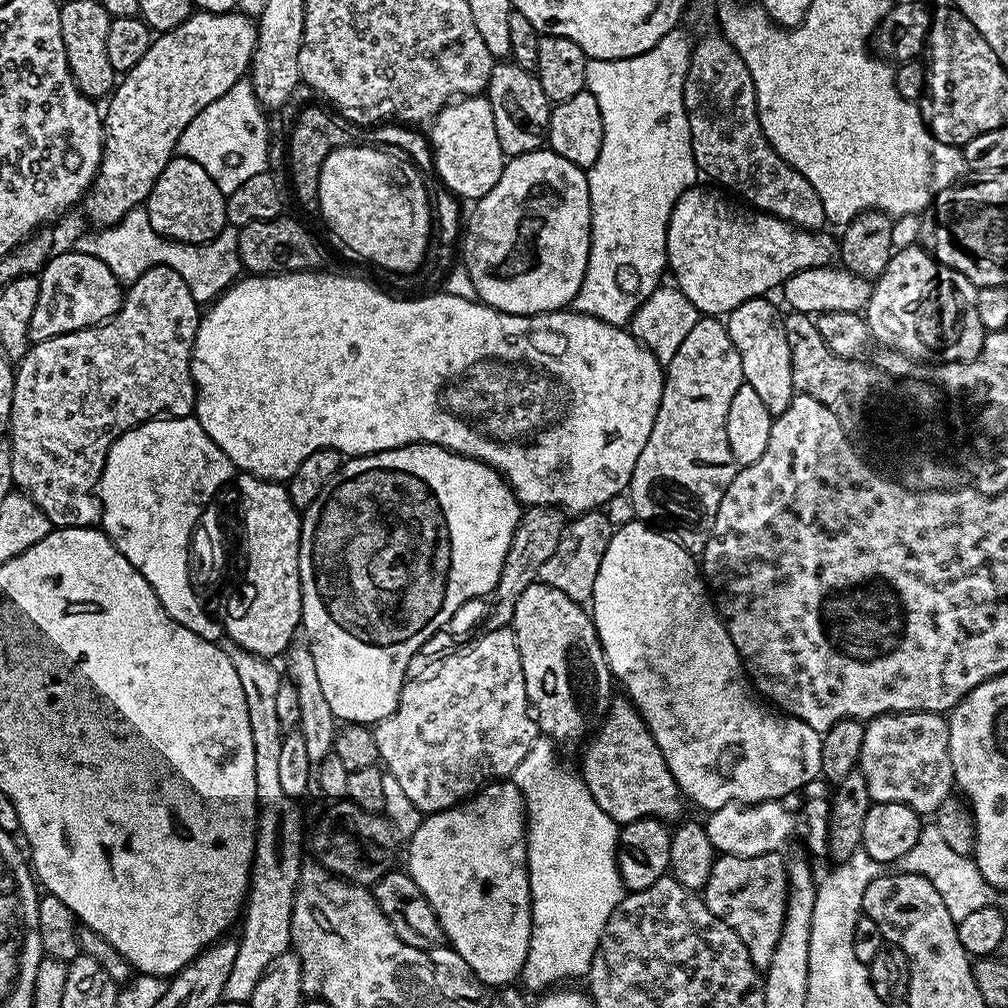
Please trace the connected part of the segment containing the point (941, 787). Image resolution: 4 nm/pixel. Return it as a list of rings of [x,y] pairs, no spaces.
[[[897,712],[876,716],[865,725],[860,767],[866,776],[873,803],[898,802],[921,814],[935,813],[944,799],[954,792],[947,719],[939,712]]]

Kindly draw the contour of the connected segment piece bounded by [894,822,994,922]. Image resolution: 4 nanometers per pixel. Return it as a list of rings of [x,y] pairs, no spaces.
[[[934,822],[921,827],[913,849],[902,858],[898,858],[894,868],[895,871],[902,873],[922,874],[923,877],[929,878],[930,882],[934,882],[934,890],[938,890],[946,910],[950,910],[950,918],[954,918],[957,922],[978,910],[993,907],[994,889],[988,885],[986,878],[982,878],[975,859],[950,850],[950,846],[943,840],[942,832]]]

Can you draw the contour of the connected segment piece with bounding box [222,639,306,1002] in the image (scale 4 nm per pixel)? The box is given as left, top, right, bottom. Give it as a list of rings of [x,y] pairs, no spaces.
[[[230,639],[222,644],[224,653],[234,662],[234,670],[238,674],[242,691],[246,694],[246,711],[250,714],[250,734],[254,734],[254,782],[258,782],[258,798],[256,799],[256,849],[252,855],[252,870],[250,873],[250,887],[246,897],[246,907],[242,912],[244,929],[238,935],[238,958],[234,958],[234,966],[230,970],[230,978],[226,978],[223,999],[248,1002],[254,988],[264,976],[264,973],[273,967],[278,955],[289,951],[292,943],[290,934],[290,918],[294,910],[294,894],[298,886],[298,878],[302,861],[306,856],[306,828],[304,832],[304,816],[300,813],[297,797],[286,794],[282,790],[278,775],[278,757],[282,751],[282,742],[286,733],[278,722],[278,686],[282,682],[282,672],[275,668],[271,659],[250,654],[250,650],[242,650]]]

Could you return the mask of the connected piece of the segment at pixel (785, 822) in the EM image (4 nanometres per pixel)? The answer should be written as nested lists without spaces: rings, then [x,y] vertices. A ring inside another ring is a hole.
[[[767,800],[761,804],[723,804],[720,808],[713,808],[707,813],[708,820],[703,821],[706,838],[710,838],[712,847],[721,856],[737,856],[738,858],[754,858],[758,854],[780,852],[783,844],[793,837],[794,812],[787,808],[787,803],[779,800]]]

